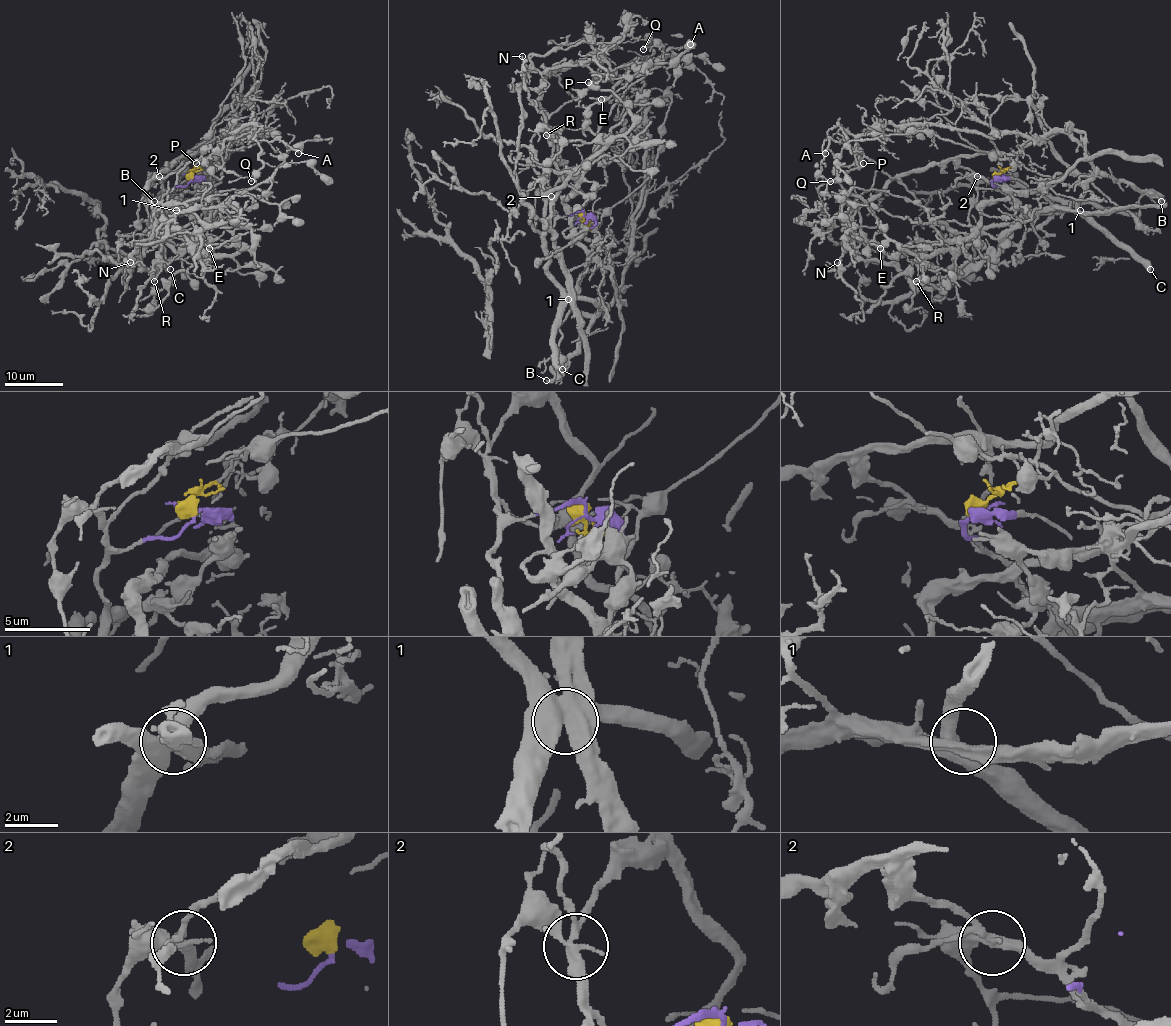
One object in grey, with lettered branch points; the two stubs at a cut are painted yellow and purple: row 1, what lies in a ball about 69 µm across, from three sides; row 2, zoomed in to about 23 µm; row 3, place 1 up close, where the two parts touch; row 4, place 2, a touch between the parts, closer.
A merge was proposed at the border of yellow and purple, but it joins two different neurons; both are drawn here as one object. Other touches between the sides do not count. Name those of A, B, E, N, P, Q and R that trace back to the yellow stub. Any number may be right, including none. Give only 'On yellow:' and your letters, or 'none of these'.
On yellow: A, B, P, Q

